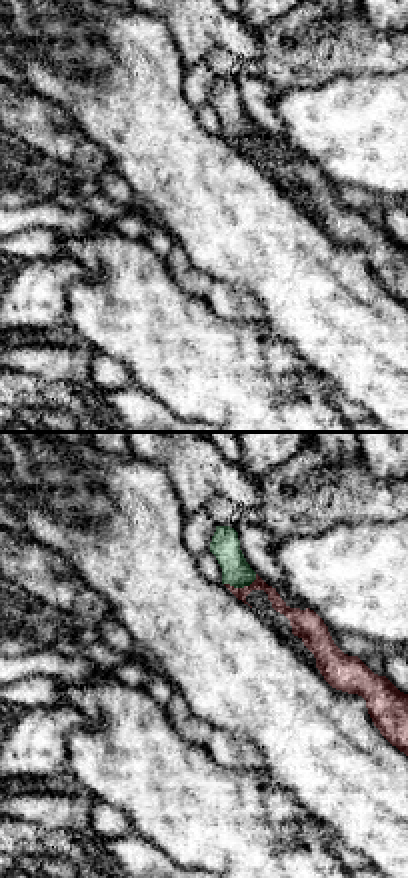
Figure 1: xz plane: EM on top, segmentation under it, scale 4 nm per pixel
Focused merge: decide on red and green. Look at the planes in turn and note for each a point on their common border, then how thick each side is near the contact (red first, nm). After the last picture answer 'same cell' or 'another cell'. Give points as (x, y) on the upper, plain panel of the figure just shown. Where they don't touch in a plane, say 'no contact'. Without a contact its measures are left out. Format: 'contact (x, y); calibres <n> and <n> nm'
contact (240, 140); calibres 60 and 120 nm

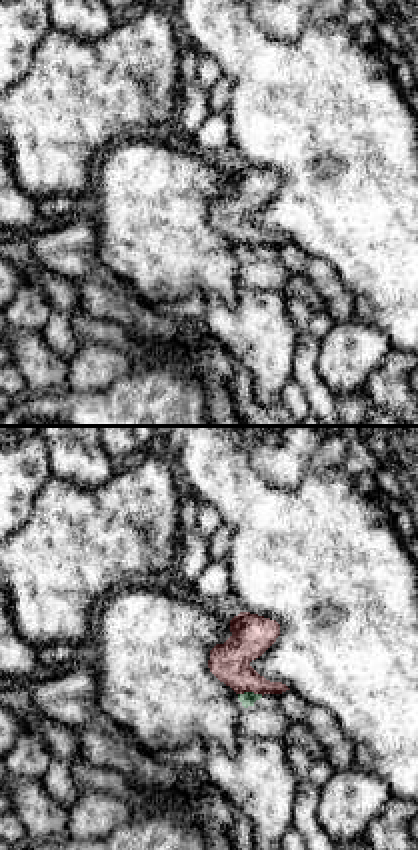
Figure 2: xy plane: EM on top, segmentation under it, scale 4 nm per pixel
contact (250, 242); calibres 170 and 60 nm

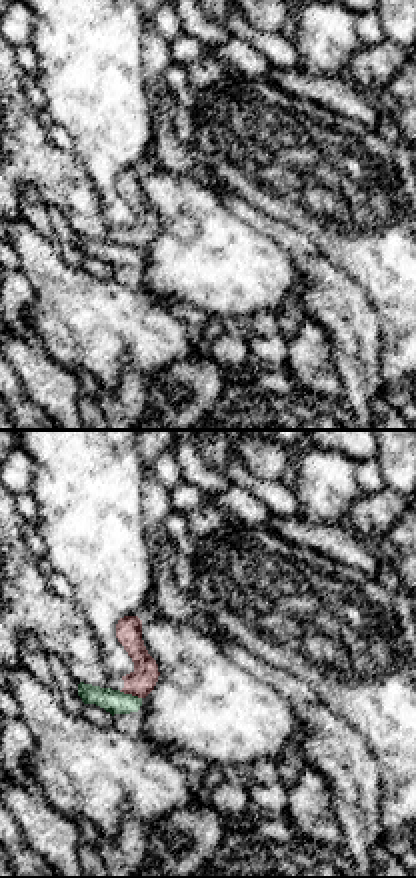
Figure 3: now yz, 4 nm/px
contact (130, 244); calibres 110 and 100 nm

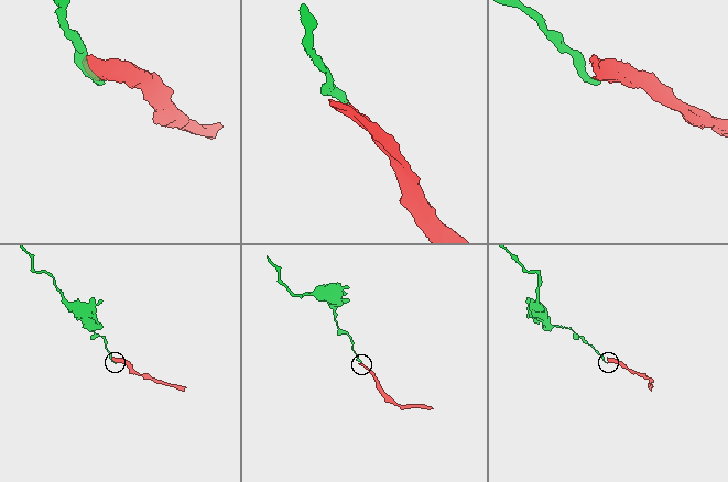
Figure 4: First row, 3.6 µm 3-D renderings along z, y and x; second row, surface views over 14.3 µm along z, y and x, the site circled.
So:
another cell

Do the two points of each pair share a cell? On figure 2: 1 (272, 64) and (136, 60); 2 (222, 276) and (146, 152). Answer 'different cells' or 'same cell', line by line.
1: different cells
2: same cell

